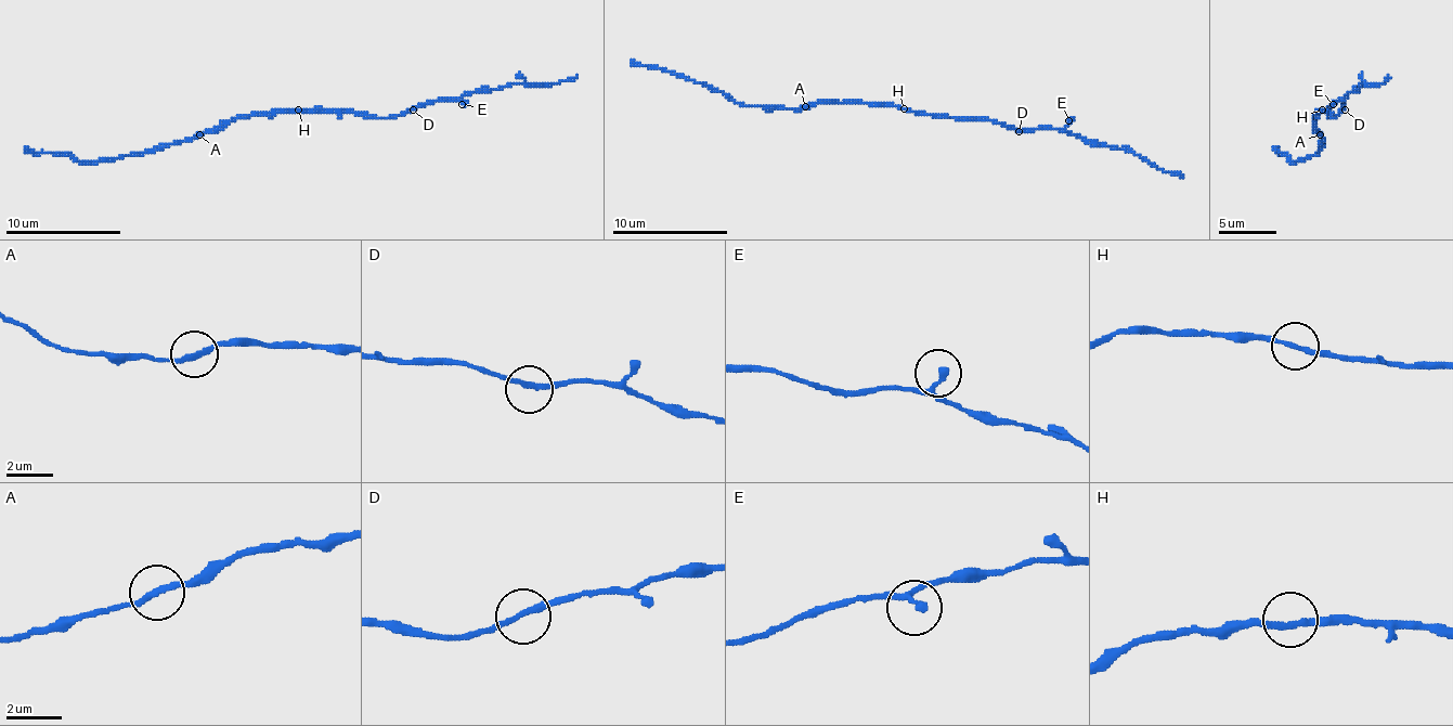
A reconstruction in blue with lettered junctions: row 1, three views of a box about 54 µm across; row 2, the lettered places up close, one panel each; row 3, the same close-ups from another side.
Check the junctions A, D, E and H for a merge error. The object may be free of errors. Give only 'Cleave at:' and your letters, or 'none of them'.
Cleave at: none of them

